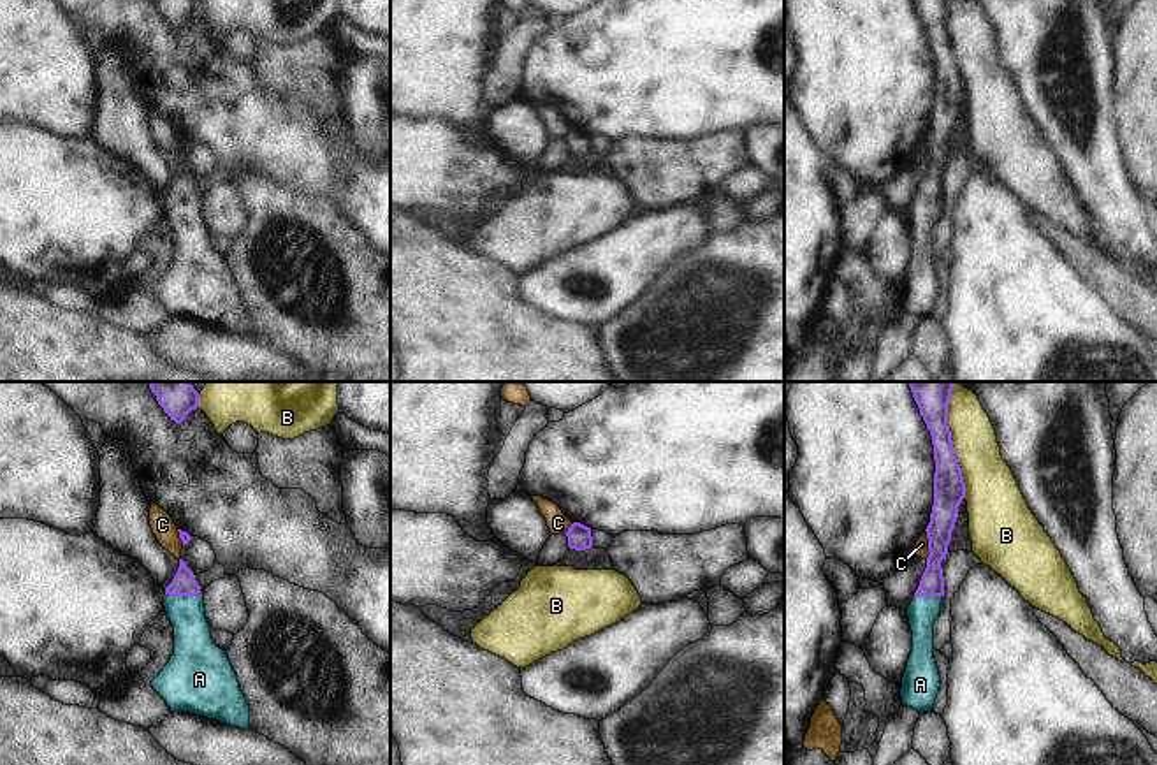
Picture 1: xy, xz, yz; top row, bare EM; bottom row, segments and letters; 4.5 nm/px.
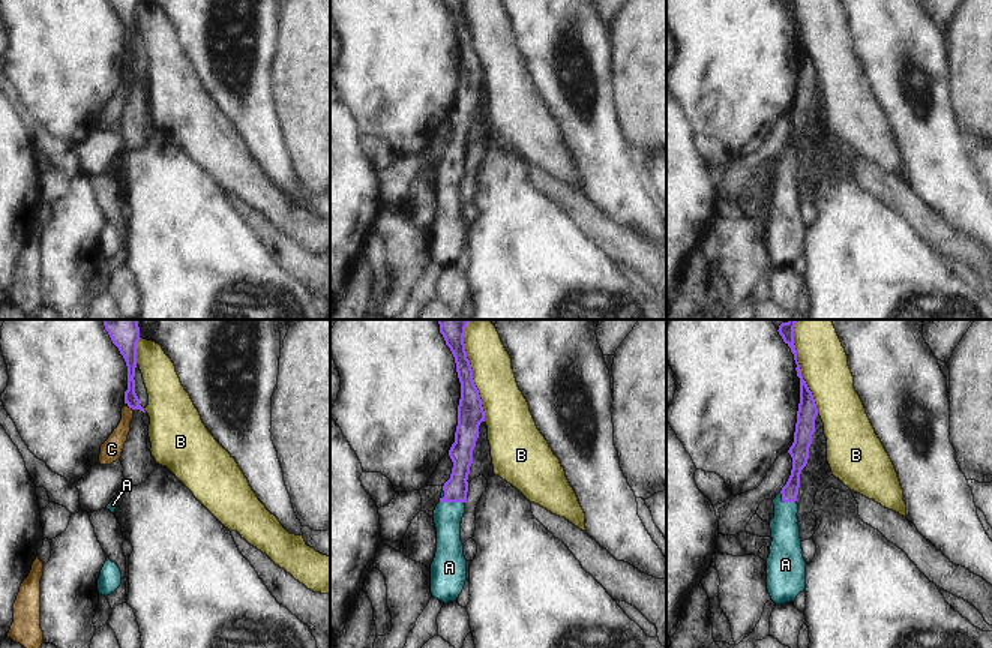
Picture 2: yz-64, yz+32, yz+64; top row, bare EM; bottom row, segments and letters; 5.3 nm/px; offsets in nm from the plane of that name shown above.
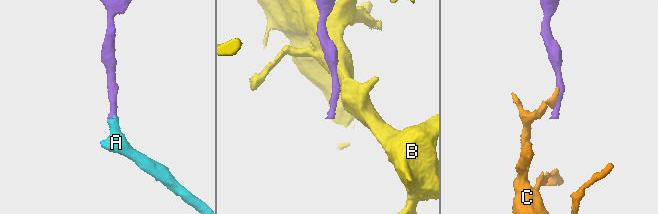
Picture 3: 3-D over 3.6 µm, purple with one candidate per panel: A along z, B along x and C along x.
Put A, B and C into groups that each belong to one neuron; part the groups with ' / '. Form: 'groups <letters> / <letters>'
groups A / B / C

